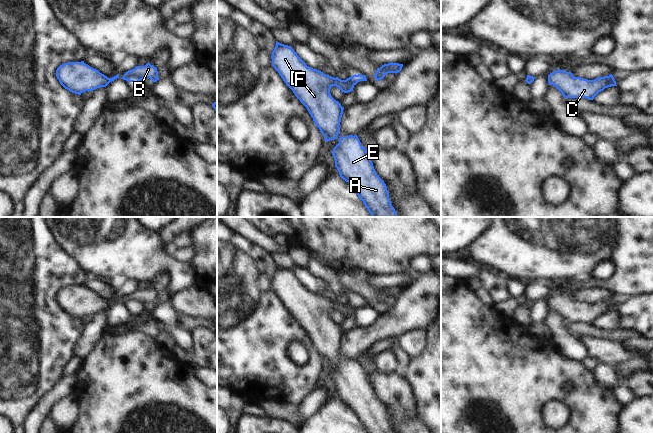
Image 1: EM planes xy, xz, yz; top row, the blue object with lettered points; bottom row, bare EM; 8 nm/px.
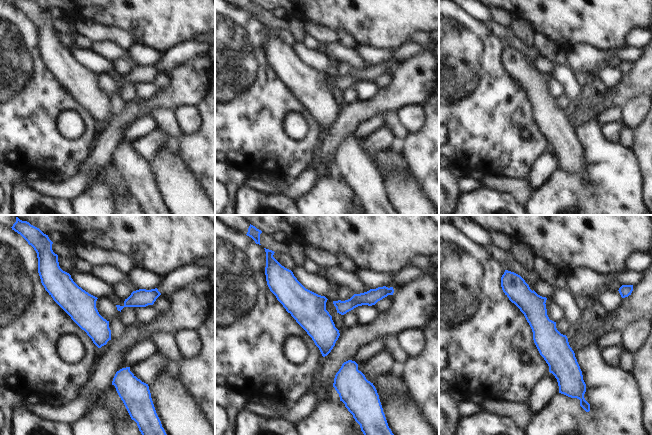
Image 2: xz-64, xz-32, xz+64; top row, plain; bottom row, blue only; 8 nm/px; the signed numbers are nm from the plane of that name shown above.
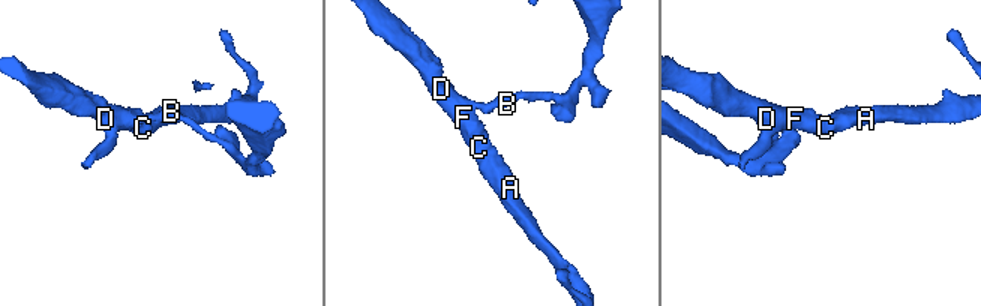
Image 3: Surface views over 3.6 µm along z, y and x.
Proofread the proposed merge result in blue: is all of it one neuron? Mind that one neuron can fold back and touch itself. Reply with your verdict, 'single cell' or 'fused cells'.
single cell

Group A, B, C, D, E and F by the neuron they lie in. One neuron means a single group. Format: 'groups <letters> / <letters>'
groups A B C D E F

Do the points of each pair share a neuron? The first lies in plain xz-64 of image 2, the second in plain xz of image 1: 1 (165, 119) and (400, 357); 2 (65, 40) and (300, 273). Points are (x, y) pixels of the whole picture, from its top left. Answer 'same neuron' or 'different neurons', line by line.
1: same neuron
2: different neurons

